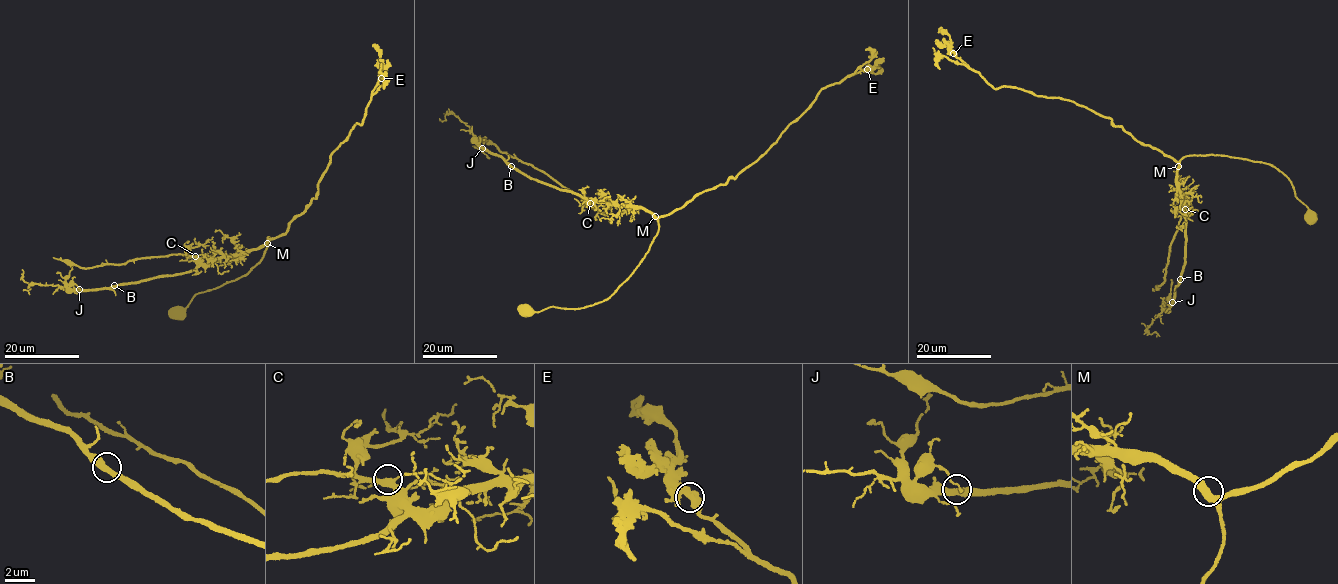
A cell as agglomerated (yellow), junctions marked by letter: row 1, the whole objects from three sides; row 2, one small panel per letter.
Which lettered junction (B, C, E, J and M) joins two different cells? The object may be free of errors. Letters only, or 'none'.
none

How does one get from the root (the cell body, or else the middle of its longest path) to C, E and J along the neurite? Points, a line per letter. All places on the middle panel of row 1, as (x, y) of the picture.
C: (524, 309), (571, 309), (603, 302), (648, 250), (658, 225), (648, 211), (594, 199), (590, 203)
E: (524, 309), (583, 308), (609, 299), (648, 250), (660, 216), (735, 178), (776, 142), (821, 89), (867, 69)
J: (524, 309), (583, 308), (609, 299), (648, 250), (658, 220), (641, 208), (588, 200), (530, 179), (482, 148)

